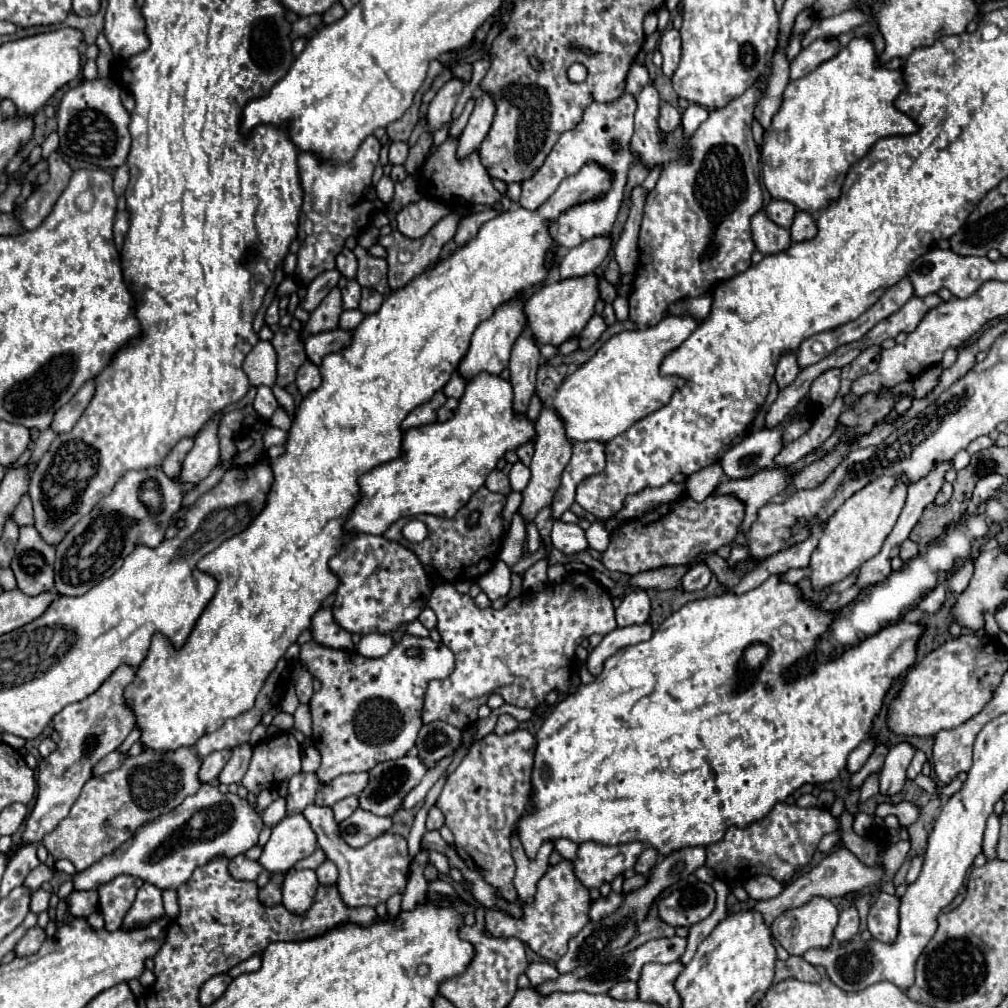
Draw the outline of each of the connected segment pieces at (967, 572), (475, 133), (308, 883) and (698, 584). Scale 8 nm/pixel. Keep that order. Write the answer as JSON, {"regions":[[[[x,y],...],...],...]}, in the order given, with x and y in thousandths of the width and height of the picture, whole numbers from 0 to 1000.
{"regions":[[[[959,557],[951,566],[947,566],[945,568],[945,572],[941,574],[941,586],[945,586],[945,588],[955,588],[957,584],[959,584],[959,580],[961,580],[961,576],[963,576],[963,570],[965,570],[965,559],[963,557]]],[[[481,92],[479,96],[473,98],[473,104],[465,116],[465,122],[453,140],[453,158],[461,158],[469,150],[473,150],[473,146],[477,144],[477,140],[481,138],[487,126],[489,114],[491,114],[491,102],[487,102],[487,94]]],[[[289,862],[281,874],[281,898],[293,908],[301,908],[311,898],[314,880],[313,864]]],[[[691,559],[689,563],[686,563],[684,566],[682,566],[682,570],[678,572],[678,584],[680,586],[693,586],[693,584],[697,584],[703,576],[705,576],[705,566],[703,566],[703,563],[699,561],[699,559]]]]}

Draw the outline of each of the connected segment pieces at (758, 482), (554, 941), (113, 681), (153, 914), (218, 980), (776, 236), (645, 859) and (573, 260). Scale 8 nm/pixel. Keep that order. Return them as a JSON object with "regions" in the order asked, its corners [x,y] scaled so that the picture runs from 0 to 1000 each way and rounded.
{"regions":[[[[765,463],[757,465],[745,475],[721,475],[717,473],[705,491],[729,491],[739,501],[739,515],[735,521],[737,529],[743,529],[745,519],[751,515],[751,505],[763,499],[767,493],[777,489],[785,479],[793,465],[783,467],[781,463]]],[[[559,852],[555,858],[545,860],[541,872],[535,874],[531,896],[527,896],[527,900],[519,900],[519,912],[509,912],[499,904],[483,902],[481,918],[489,930],[517,932],[533,947],[547,951],[551,955],[555,953],[555,949],[561,947],[564,932],[570,930],[584,916],[584,900],[586,900],[584,884],[580,880],[574,880],[574,874],[566,864],[566,856]]],[[[118,662],[92,689],[86,693],[66,699],[59,709],[55,709],[53,719],[55,725],[61,729],[55,747],[45,751],[39,757],[39,771],[37,771],[37,797],[29,809],[25,824],[21,828],[21,840],[29,836],[41,836],[41,832],[51,826],[61,813],[68,809],[70,799],[80,787],[80,781],[86,773],[90,773],[90,761],[102,753],[106,747],[114,745],[122,733],[134,721],[134,709],[126,703],[122,693],[122,684],[130,678],[134,666],[130,662]]],[[[144,876],[138,886],[136,892],[132,896],[132,900],[128,902],[128,906],[122,912],[120,922],[130,924],[130,922],[138,922],[138,920],[146,920],[148,916],[160,912],[162,906],[162,892],[160,892],[160,882]]],[[[217,965],[213,969],[209,969],[201,979],[199,979],[199,987],[197,987],[197,993],[201,999],[209,997],[213,991],[217,991],[217,987],[221,987],[221,983],[227,979],[231,971],[227,969],[227,965]]],[[[757,207],[745,215],[745,231],[751,247],[757,253],[769,253],[769,249],[777,249],[777,245],[785,243],[783,227],[777,227],[767,221]]],[[[642,840],[638,846],[636,846],[636,850],[632,852],[632,858],[630,858],[630,866],[632,868],[642,868],[648,860],[650,860],[650,856],[652,856],[652,844],[650,842],[646,842],[646,840]]],[[[606,235],[586,237],[586,241],[578,241],[570,247],[564,247],[555,261],[557,277],[586,273],[594,265],[594,261],[602,255],[604,245],[606,245]]]]}

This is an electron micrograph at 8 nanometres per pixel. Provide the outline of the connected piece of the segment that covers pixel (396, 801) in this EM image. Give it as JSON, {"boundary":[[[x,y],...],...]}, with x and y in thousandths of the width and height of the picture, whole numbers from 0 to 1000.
{"boundary":[[[402,749],[392,755],[374,757],[366,765],[364,781],[356,787],[356,801],[370,807],[370,809],[388,811],[390,807],[394,807],[400,801],[400,793],[404,791],[404,787],[408,787],[418,777],[420,771],[422,771],[422,761],[420,761],[420,757],[416,757],[416,751]]]}

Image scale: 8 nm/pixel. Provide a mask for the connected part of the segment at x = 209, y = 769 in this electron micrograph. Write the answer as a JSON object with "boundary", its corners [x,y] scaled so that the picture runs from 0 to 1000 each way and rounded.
{"boundary":[[[213,745],[213,747],[205,749],[205,753],[201,753],[199,763],[197,763],[197,775],[199,777],[211,775],[219,767],[219,763],[223,761],[227,749],[229,749],[229,745]]]}

